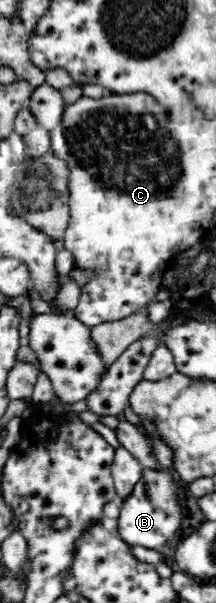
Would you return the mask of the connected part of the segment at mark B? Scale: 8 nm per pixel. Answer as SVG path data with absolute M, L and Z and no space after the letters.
M143 469L139 482L122 500L117 517L117 532L119 536L134 549L144 547L160 550L165 542L170 541L179 528L183 514L183 503L180 493L182 486L174 474L167 475L157 469Z

